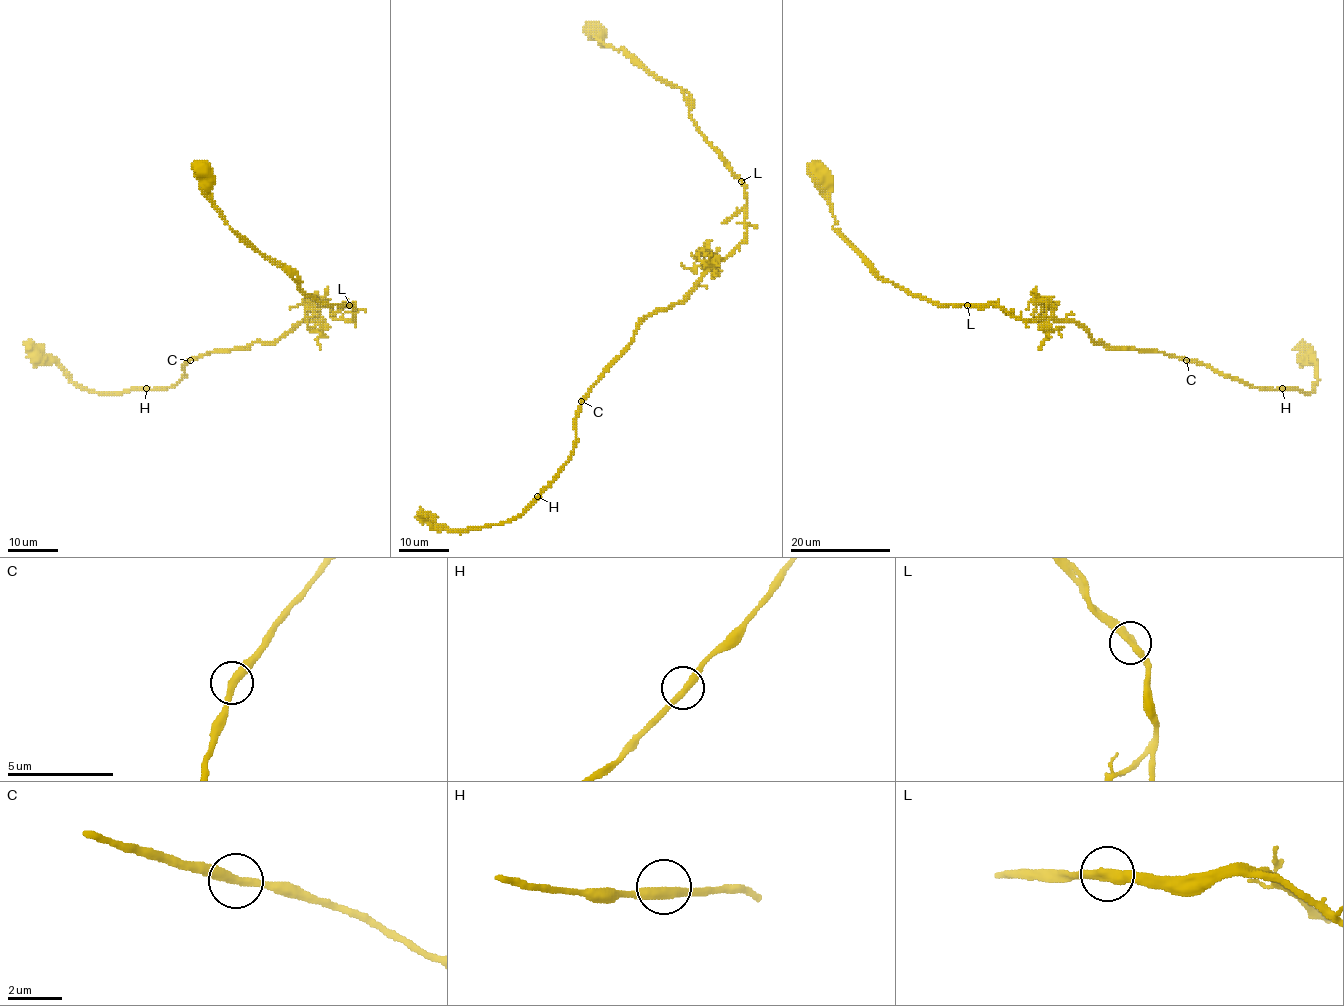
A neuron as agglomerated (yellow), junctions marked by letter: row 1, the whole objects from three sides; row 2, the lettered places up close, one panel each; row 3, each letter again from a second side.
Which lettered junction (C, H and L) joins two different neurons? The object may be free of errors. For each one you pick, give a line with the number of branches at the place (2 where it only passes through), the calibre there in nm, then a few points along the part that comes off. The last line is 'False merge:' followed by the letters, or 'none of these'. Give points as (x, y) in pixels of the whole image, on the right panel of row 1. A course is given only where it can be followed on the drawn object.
L: Branches: 2. Thickness 340 nm. Course of the part to remove: (966, 305), (932, 304), (878, 278), (832, 227)
False merge: L

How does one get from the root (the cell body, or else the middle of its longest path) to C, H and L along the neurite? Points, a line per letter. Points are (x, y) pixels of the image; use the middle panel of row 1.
C: (592, 29), (685, 93), (698, 132), (745, 187), (746, 234), (681, 301), (643, 319), (581, 401)
H: (592, 29), (685, 93), (745, 187), (746, 234), (643, 319), (537, 496)
L: (592, 29), (598, 40), (617, 50), (623, 48), (685, 93), (698, 132), (741, 181)

